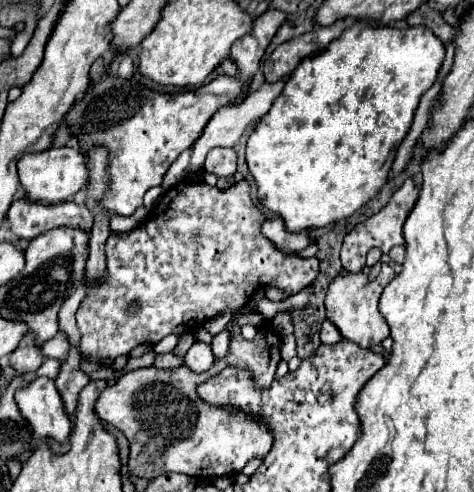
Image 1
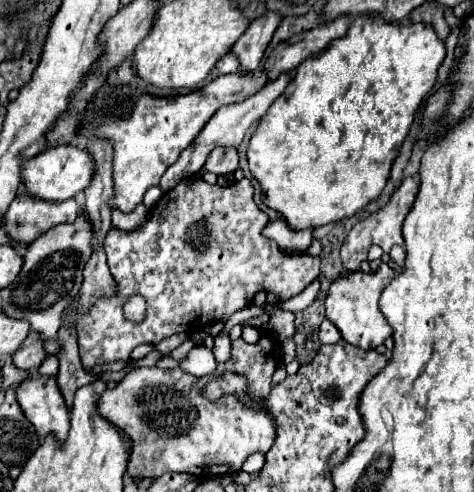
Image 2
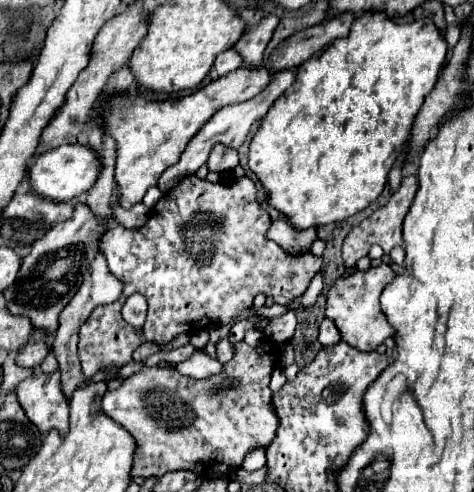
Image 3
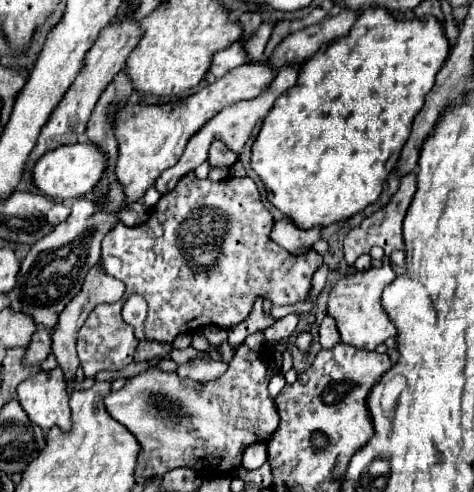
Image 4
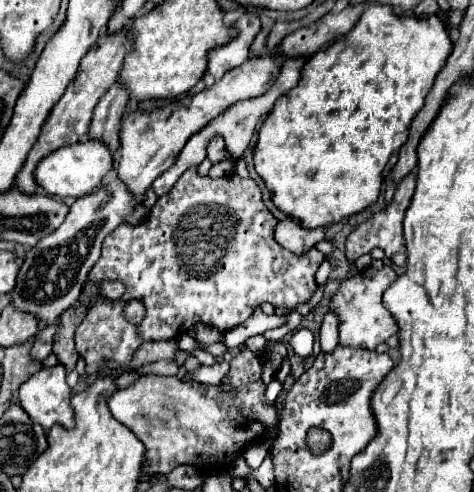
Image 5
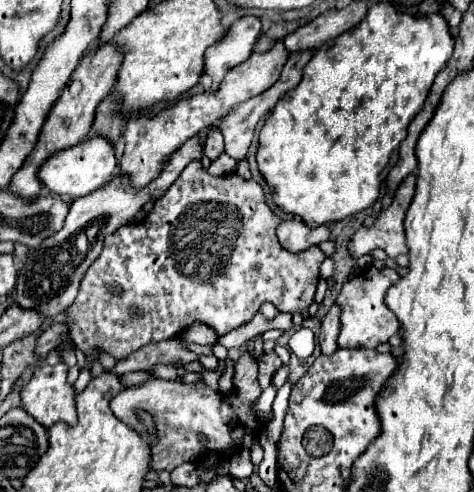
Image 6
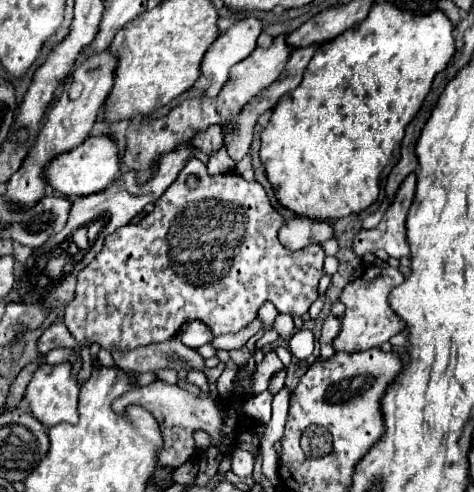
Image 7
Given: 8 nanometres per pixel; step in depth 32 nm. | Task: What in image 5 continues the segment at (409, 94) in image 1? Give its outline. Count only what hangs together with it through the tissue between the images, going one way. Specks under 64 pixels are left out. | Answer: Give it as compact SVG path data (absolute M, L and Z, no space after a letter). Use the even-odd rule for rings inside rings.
M384 4L366 6L364 16L360 16L356 26L348 32L348 36L338 38L326 50L322 48L314 56L310 56L310 60L302 68L300 84L296 88L288 90L284 96L280 96L280 100L276 100L272 112L266 116L266 120L264 120L262 128L260 128L258 142L254 146L254 170L260 174L266 188L270 190L270 200L274 202L274 206L278 210L282 210L286 216L298 220L304 228L318 228L318 226L328 226L328 224L340 222L340 220L344 220L344 218L348 218L348 216L352 216L356 212L362 212L370 204L374 204L378 200L378 196L380 196L380 190L382 190L384 168L386 168L392 152L400 150L400 146L408 140L410 122L420 112L420 108L424 106L424 98L430 92L436 74L446 64L446 58L450 56L450 52L452 52L452 42L450 42L450 36L446 32L446 24L444 24L444 20L440 16L400 18L400 16L396 16L392 12L390 6L384 6Z

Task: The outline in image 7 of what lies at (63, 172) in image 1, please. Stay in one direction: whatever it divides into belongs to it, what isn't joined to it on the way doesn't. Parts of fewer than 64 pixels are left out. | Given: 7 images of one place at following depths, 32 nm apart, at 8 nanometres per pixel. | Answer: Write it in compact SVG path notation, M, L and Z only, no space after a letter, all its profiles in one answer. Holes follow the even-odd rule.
M90 136L80 146L58 154L46 168L44 168L44 180L48 186L52 186L60 196L76 198L76 196L88 196L92 192L104 190L108 184L120 176L120 158L118 158L118 146L110 136Z

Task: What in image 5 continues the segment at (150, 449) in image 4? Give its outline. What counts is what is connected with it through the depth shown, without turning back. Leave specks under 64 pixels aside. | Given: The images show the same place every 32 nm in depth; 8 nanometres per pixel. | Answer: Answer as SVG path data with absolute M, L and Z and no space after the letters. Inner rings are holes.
M244 346L240 354L230 362L230 370L222 378L222 382L216 386L204 386L204 392L200 392L200 384L192 380L158 374L144 374L128 388L114 392L114 396L108 398L108 408L112 416L128 426L144 444L142 476L168 474L182 464L190 464L198 470L216 470L216 466L230 468L250 442L264 438L278 424L278 414L274 404L268 404L264 400L266 384L262 382L262 362L262 356L256 356L250 348Z

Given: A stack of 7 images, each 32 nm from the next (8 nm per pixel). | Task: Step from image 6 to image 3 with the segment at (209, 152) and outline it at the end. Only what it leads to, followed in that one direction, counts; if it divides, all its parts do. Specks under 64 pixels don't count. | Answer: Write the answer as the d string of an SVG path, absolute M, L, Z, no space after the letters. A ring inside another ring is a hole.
M216 144L210 152L210 158L208 158L206 166L208 166L210 172L218 172L218 174L232 172L238 166L238 152L234 148Z

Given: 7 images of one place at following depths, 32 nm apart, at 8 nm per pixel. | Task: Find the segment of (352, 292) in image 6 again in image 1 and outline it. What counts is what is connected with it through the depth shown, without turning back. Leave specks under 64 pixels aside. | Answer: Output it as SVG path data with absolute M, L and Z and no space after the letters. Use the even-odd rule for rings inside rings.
M382 264L382 270L376 280L368 280L364 272L358 272L358 274L344 272L336 276L336 280L332 280L326 292L326 318L340 330L340 334L346 340L362 348L370 348L372 344L380 344L384 338L390 336L390 328L386 320L378 312L378 296L394 276L396 272L388 264Z

